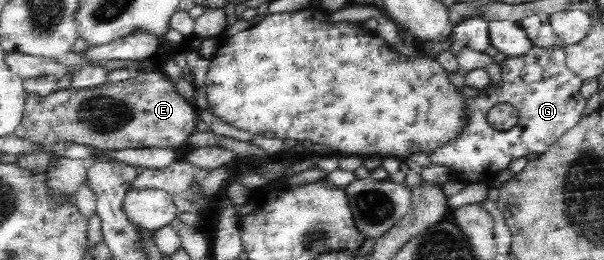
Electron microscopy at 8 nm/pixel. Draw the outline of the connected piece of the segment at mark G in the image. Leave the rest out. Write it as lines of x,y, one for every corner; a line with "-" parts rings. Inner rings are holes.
561,42
555,48
539,48
533,46
529,52
522,53
519,58
501,59
501,74
503,74
503,88
499,92
491,92
489,96
477,96
469,98
465,104
462,122
464,125
460,131
450,140
430,150
430,158
437,166
447,166
451,176
465,183
486,182
490,184
501,170
509,167
509,163
515,158
527,156
527,154
543,154
555,144
565,132
576,125
585,110
585,98
581,97
583,80
577,78
573,71
566,65
565,45
-
497,104
511,104
518,110
516,124
507,131
499,131
486,123
487,114

